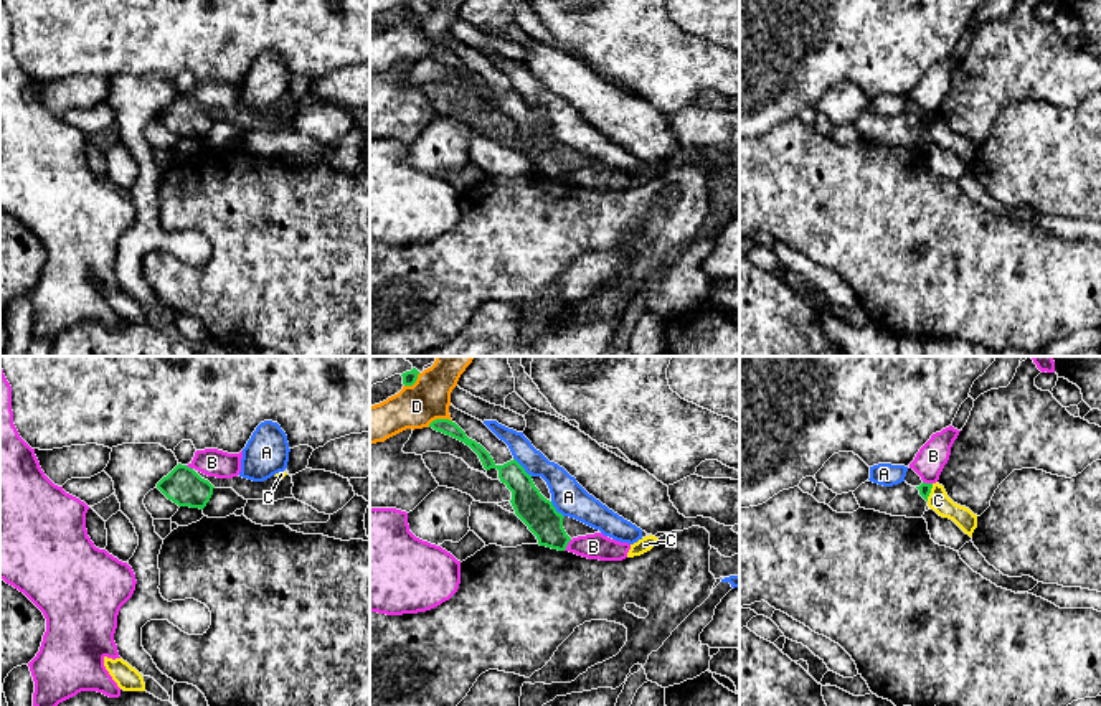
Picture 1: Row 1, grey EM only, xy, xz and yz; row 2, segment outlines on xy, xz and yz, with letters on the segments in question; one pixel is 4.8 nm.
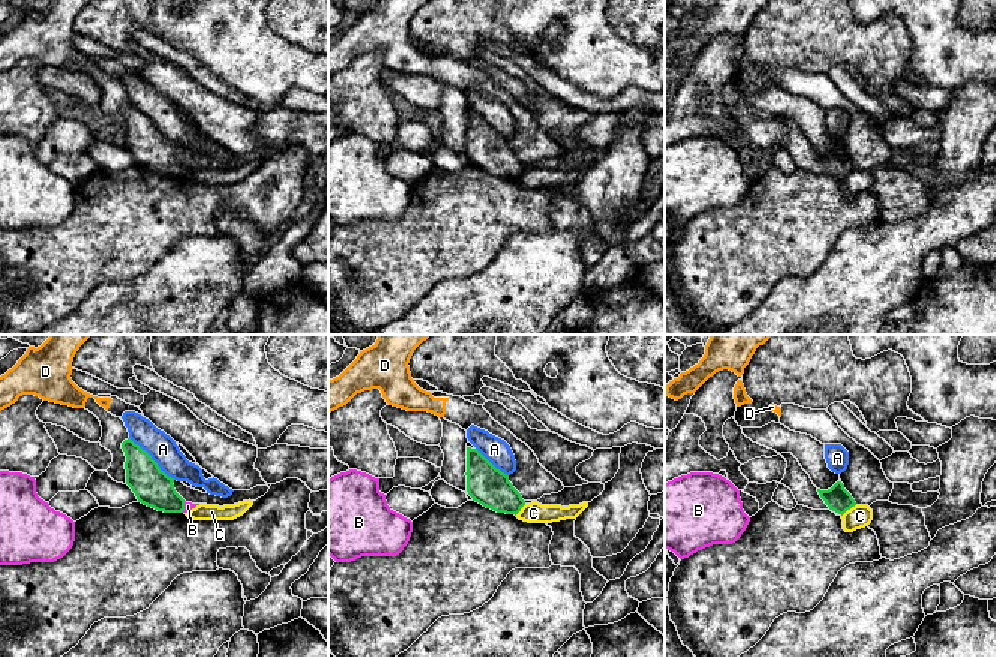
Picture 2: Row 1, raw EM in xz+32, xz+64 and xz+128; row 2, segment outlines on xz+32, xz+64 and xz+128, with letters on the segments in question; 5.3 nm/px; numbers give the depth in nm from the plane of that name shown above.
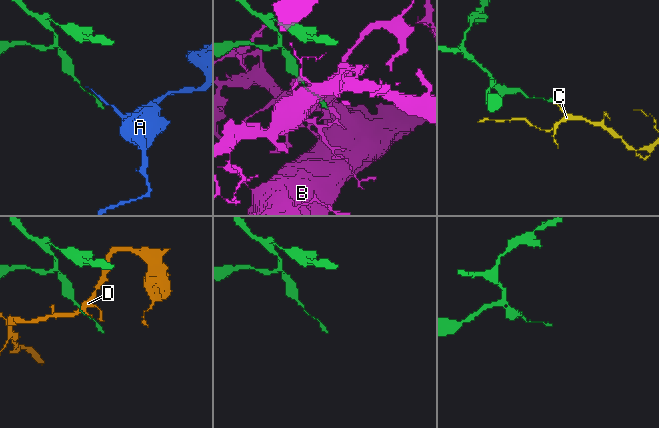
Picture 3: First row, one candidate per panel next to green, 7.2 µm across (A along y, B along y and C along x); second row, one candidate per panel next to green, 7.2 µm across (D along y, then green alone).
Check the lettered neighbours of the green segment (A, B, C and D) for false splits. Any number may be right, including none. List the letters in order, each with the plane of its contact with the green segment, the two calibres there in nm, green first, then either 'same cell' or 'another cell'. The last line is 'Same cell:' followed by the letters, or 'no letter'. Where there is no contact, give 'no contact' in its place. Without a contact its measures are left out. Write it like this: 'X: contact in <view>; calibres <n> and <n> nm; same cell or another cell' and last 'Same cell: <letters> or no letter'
A: contact in xz; calibres 160 and 150 nm; another cell
B: contact in xz; calibres 160 and 130 nm; another cell
C: contact in yz; calibres 60 and 110 nm; another cell
D: contact in xz; calibres 70 and 220 nm; another cell
Same cell: no letter

